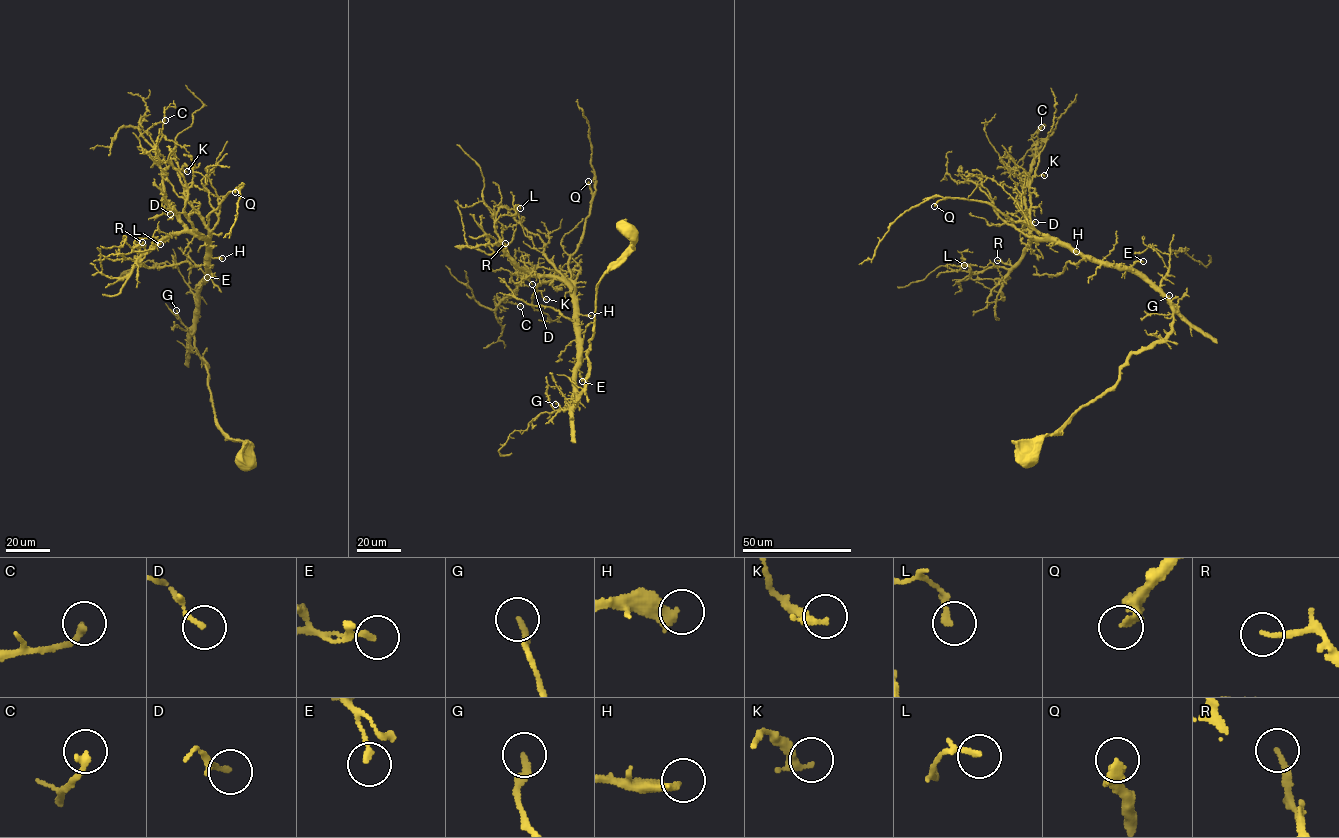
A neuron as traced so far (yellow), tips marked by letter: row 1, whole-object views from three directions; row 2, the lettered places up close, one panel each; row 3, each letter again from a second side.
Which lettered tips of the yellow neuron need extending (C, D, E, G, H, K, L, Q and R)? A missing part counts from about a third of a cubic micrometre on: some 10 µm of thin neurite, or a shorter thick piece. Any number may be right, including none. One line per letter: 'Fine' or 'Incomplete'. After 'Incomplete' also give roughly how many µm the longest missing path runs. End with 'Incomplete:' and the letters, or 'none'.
C: Fine
D: Fine
E: Fine
G: Fine
H: Fine
K: Fine
L: Fine
Q: Incomplete. Missing length about 30 µm
R: Fine
Incomplete: Q

